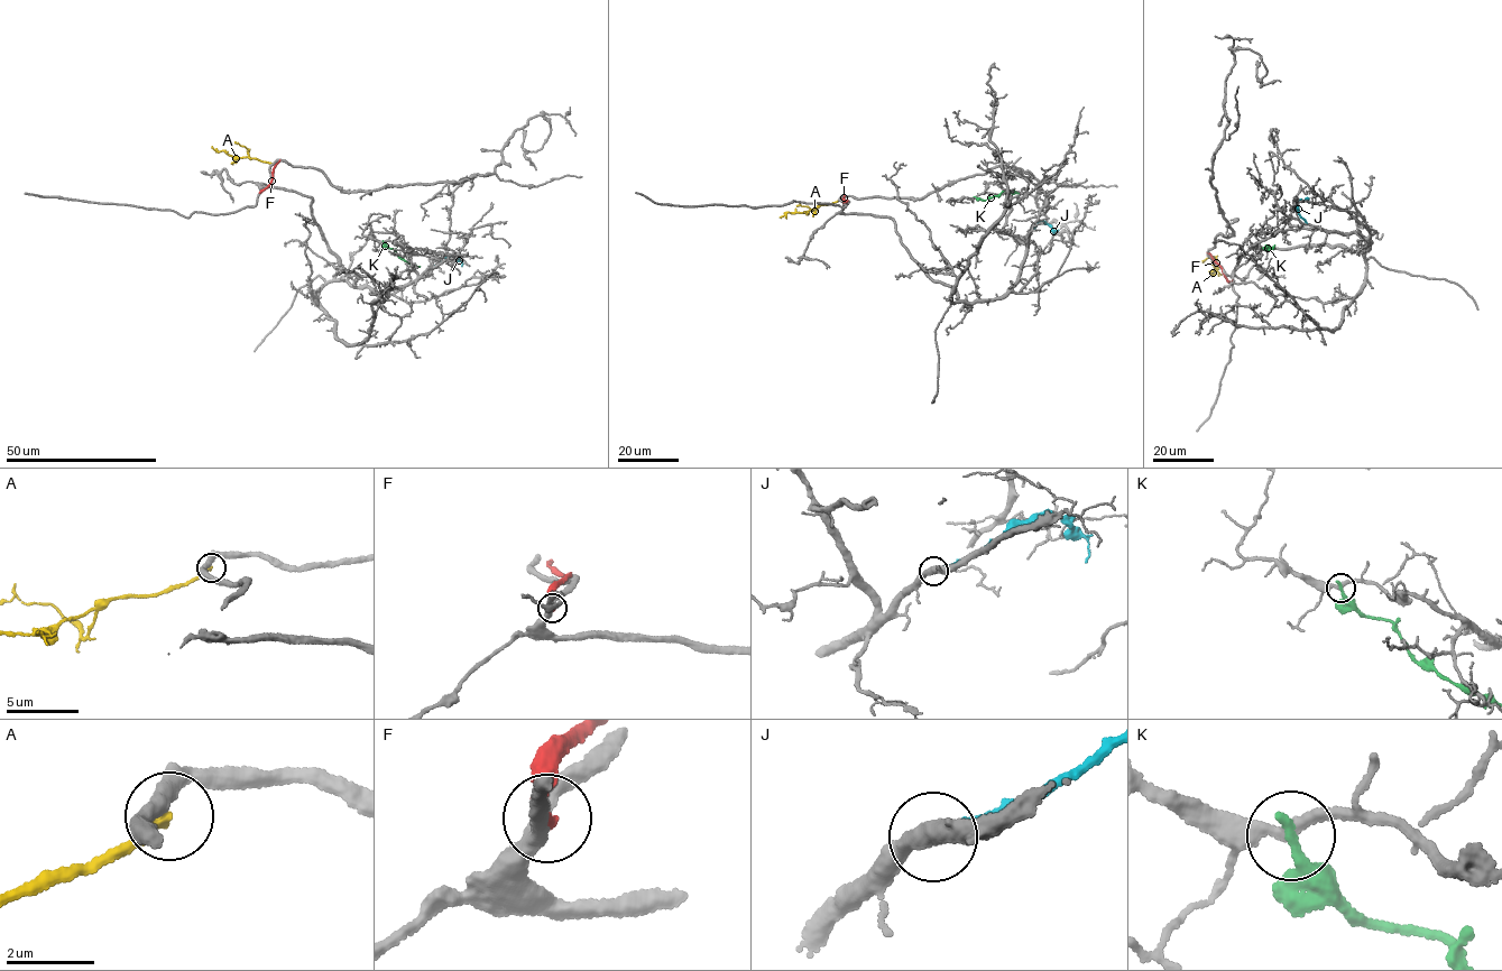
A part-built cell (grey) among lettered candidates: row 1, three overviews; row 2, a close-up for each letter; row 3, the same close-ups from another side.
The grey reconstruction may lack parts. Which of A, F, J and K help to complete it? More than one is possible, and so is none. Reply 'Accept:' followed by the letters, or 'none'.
Accept: none

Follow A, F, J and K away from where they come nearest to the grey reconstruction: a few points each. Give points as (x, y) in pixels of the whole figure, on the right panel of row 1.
A: (1212, 257), (1215, 269), (1212, 274)
F: (1232, 280), (1227, 280), (1207, 251)
J: (1306, 223), (1299, 215), (1297, 204), (1306, 200), (1309, 203)
K: (1261, 248), (1269, 246), (1269, 250), (1274, 244)

